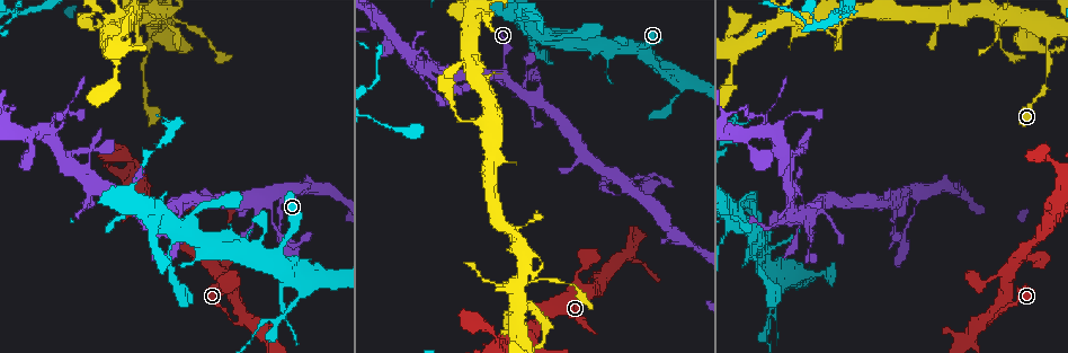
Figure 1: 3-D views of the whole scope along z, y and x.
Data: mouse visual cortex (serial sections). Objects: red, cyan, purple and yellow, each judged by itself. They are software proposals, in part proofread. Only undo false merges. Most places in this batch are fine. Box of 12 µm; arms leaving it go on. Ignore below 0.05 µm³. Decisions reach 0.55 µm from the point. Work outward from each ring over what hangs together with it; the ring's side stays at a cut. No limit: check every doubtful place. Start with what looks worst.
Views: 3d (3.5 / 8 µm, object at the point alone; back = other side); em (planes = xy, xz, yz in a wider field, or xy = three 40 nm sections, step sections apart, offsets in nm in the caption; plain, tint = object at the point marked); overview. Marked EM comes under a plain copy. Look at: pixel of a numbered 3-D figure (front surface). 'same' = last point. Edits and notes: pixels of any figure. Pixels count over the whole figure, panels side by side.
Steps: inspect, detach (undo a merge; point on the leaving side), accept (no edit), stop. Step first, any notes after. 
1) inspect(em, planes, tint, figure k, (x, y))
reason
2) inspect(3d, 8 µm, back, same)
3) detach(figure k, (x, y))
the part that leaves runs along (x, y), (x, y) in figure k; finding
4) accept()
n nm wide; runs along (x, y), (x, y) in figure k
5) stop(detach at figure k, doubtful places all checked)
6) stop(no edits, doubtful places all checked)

inspect(3d, 3.5 µm, figure 1, (775, 278))

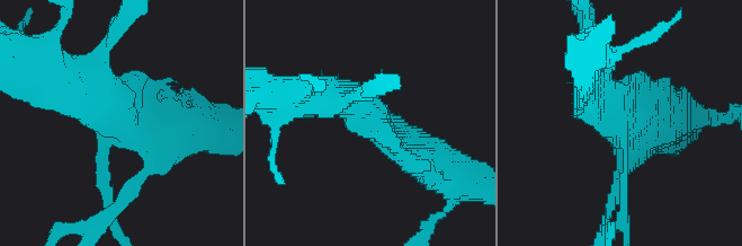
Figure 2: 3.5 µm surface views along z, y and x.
inspect(em, xy, step 5, tint, figure 2, (130, 129))
now the EM

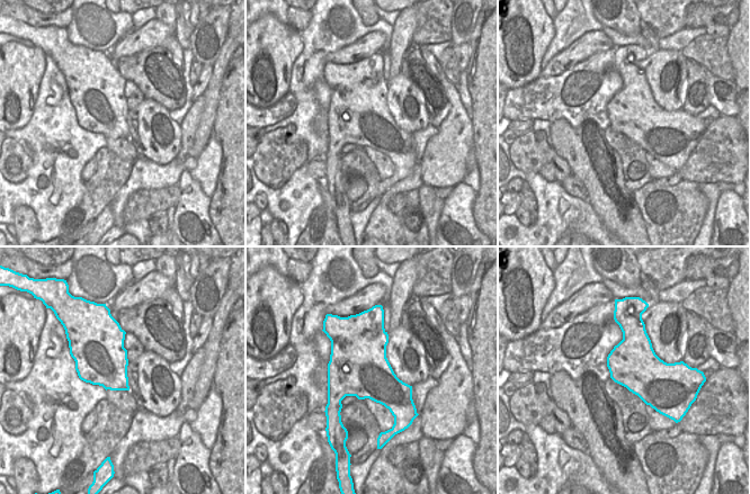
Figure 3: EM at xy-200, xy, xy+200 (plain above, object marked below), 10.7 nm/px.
accept()
runs along (340, 103), (444, 172) in figure 2; continuous, no second cell

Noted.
inspect(3d, 8 µm, figure 1, (284, 315))
touches itself

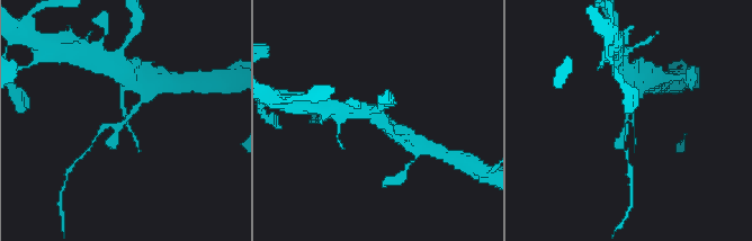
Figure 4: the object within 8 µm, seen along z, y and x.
inspect(em, xy, step 5, tint, figure 4, (127, 117))
now the EM

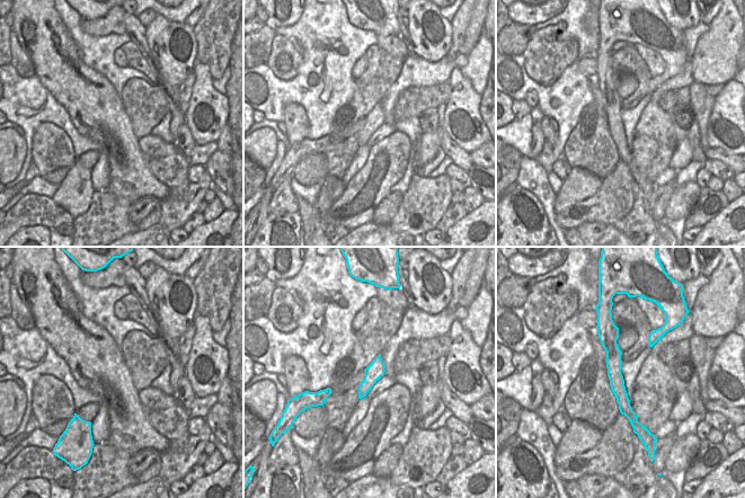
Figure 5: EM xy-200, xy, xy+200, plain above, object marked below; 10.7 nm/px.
accept()
190 nm wide; runs along (143, 94), (125, 121), (139, 146) in figure 4; continuous, no second cell

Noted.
inspect(em, xy, step 3, tint, figure 1, (14, 106))
sharp bend

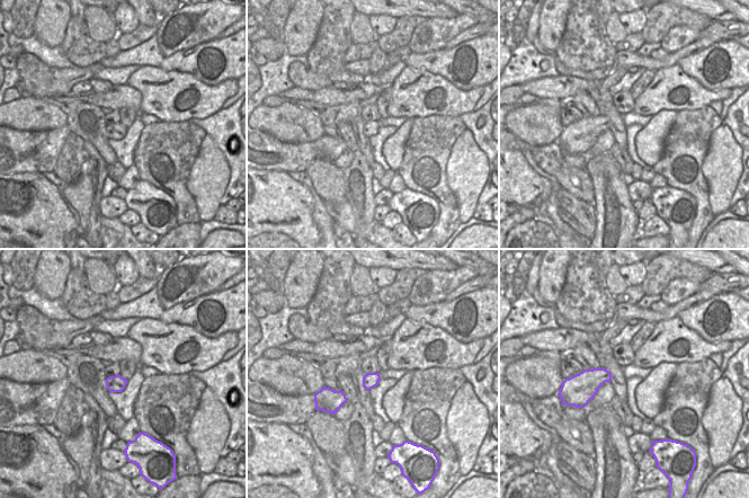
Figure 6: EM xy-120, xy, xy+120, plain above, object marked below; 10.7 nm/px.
inspect(3d, 3.5 µm, back, same)
wider look

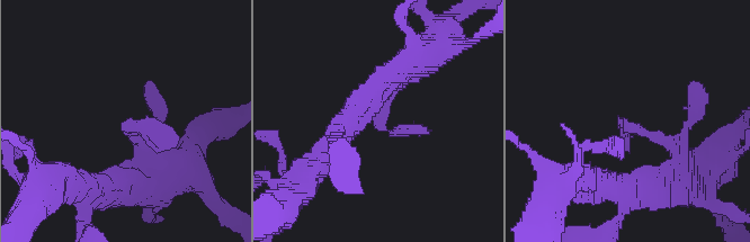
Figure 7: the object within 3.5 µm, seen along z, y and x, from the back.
accept()
runs along (395, 75), (382, 124), (423, 131) in figure 7; all the same cell

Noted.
inspect(3d, 3.5 µm, figure 1, (535, 282))
thick turns thin

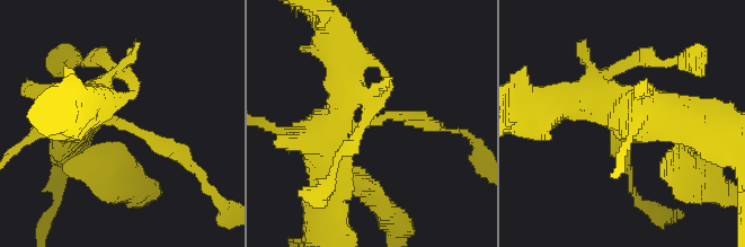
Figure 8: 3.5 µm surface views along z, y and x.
inspect(em, planes, tint, figure 8, (372, 123))
3 arms; arms of 150, 400, 500 nm; need the tissue

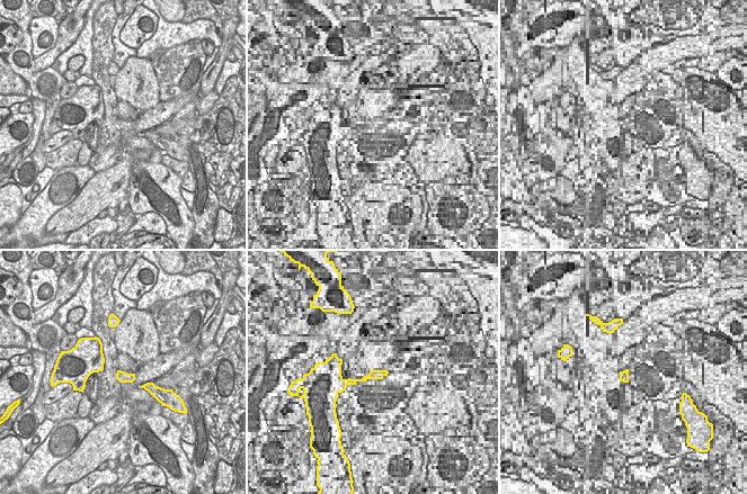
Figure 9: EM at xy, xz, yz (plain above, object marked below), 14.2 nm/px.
accept()
runs along (68, 116), (113, 116), (178, 158) in figure 8; all the same cell

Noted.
stop(no edits, doubtful places all checked)

